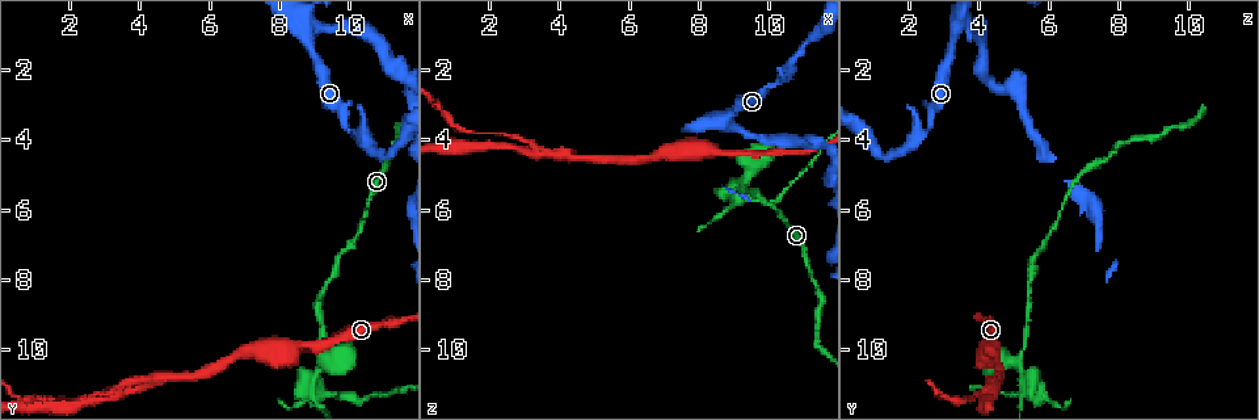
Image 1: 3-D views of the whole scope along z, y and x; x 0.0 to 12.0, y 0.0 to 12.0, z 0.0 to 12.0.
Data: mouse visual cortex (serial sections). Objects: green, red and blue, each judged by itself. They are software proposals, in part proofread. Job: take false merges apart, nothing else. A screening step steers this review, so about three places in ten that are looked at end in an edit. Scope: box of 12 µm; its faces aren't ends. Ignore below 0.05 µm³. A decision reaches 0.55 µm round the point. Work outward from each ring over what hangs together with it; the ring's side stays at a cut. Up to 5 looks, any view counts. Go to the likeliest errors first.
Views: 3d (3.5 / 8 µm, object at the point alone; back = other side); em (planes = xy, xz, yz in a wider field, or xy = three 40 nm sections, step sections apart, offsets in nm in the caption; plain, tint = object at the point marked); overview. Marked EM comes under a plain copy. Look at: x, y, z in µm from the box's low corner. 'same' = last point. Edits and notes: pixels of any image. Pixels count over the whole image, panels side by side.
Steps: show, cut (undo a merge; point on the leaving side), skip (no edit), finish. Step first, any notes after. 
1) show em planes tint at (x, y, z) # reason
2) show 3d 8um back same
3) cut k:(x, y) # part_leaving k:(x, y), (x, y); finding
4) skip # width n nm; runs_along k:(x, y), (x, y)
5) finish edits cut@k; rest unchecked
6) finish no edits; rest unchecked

show 3d 3.5um at (3.3, 11.1, 4.3) # two arms at a narrow angle

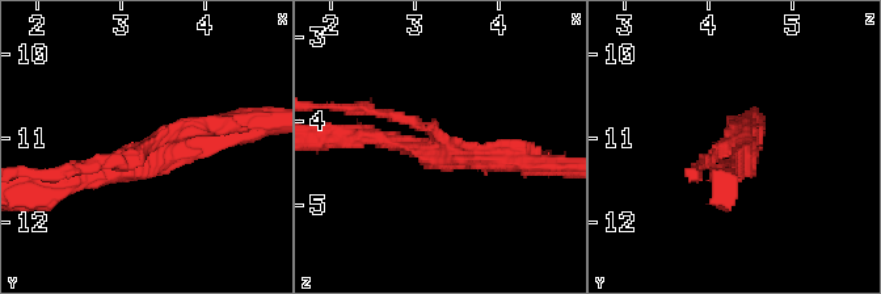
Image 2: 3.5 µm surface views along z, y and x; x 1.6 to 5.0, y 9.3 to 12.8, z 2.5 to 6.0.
show em planes tint at (3.35, 11.05, 4.35) # arms 3; arm_widths 150, 250, 250 nm

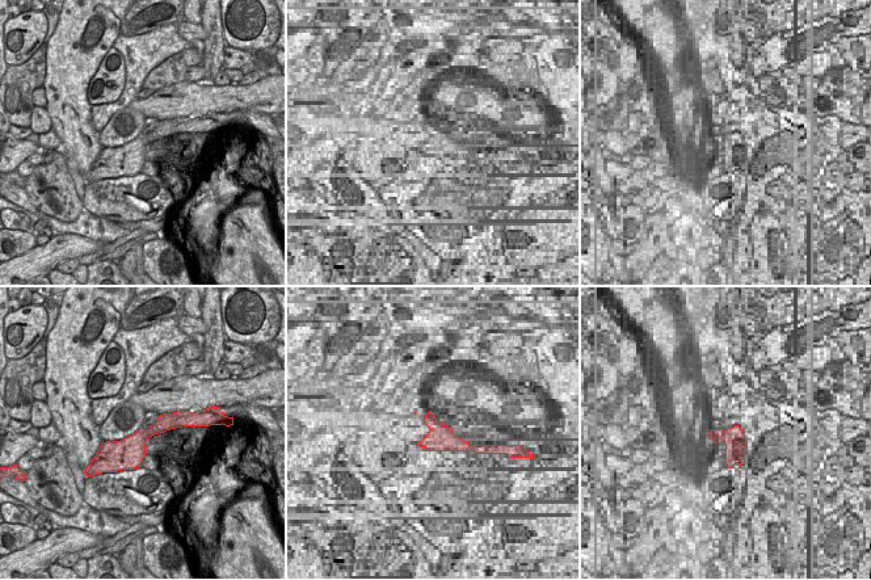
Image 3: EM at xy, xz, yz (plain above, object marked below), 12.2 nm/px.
cut 2:(387, 113) # two cells meet here

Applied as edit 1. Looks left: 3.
show overview # see it whole again

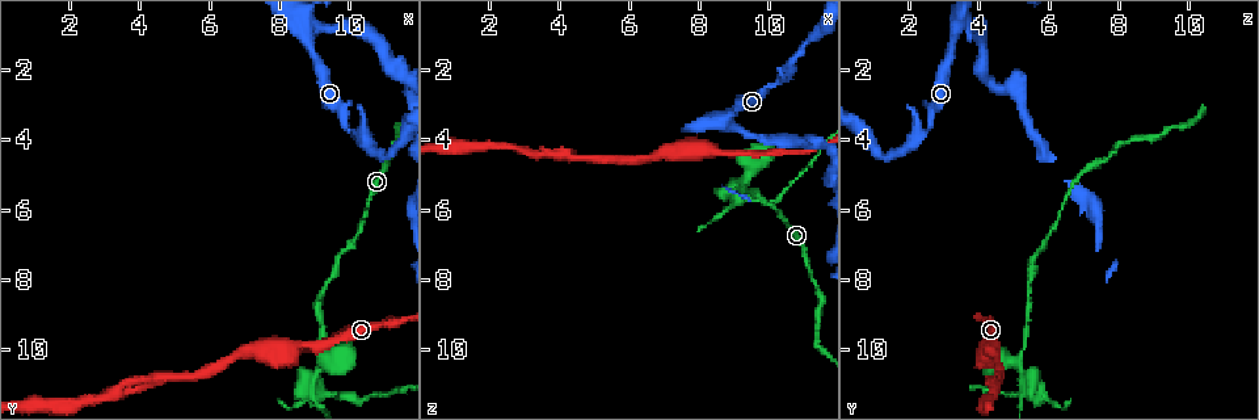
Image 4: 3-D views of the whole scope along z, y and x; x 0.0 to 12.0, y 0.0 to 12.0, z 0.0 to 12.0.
show 3d 3.5um at (8.9, 11.0, 5.5) # abrupt turn

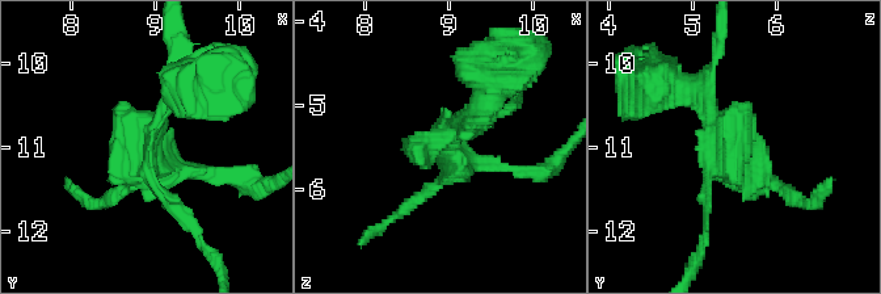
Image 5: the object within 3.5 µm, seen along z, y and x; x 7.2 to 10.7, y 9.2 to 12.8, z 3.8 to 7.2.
show em xy step 2 tint at (8.90, 11.05, 5.50)

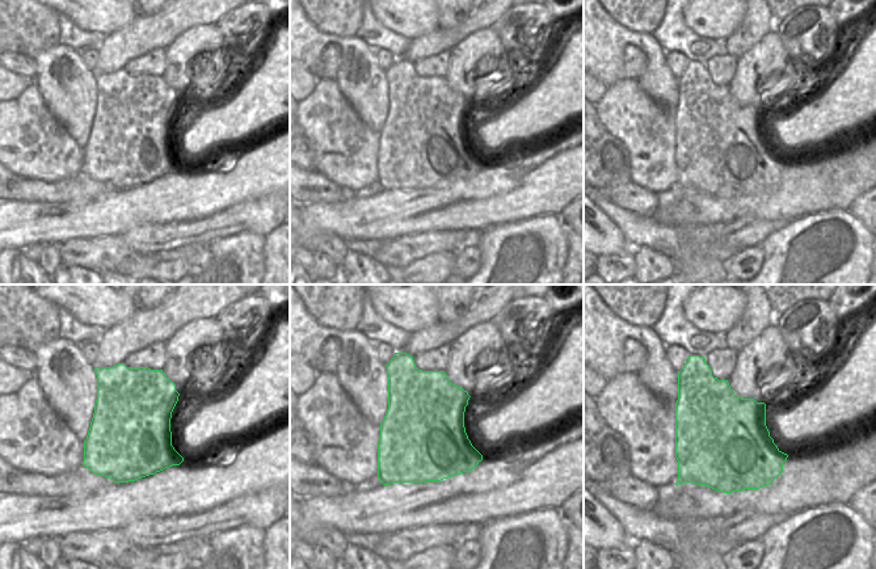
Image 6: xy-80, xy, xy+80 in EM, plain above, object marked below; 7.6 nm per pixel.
cut 5:(738, 148) # part_leaving 5:(717, 120), (730, 152), (757, 176); two cells meet here

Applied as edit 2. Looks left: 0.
finish edits cut@2, cut@5; rest unchecked

